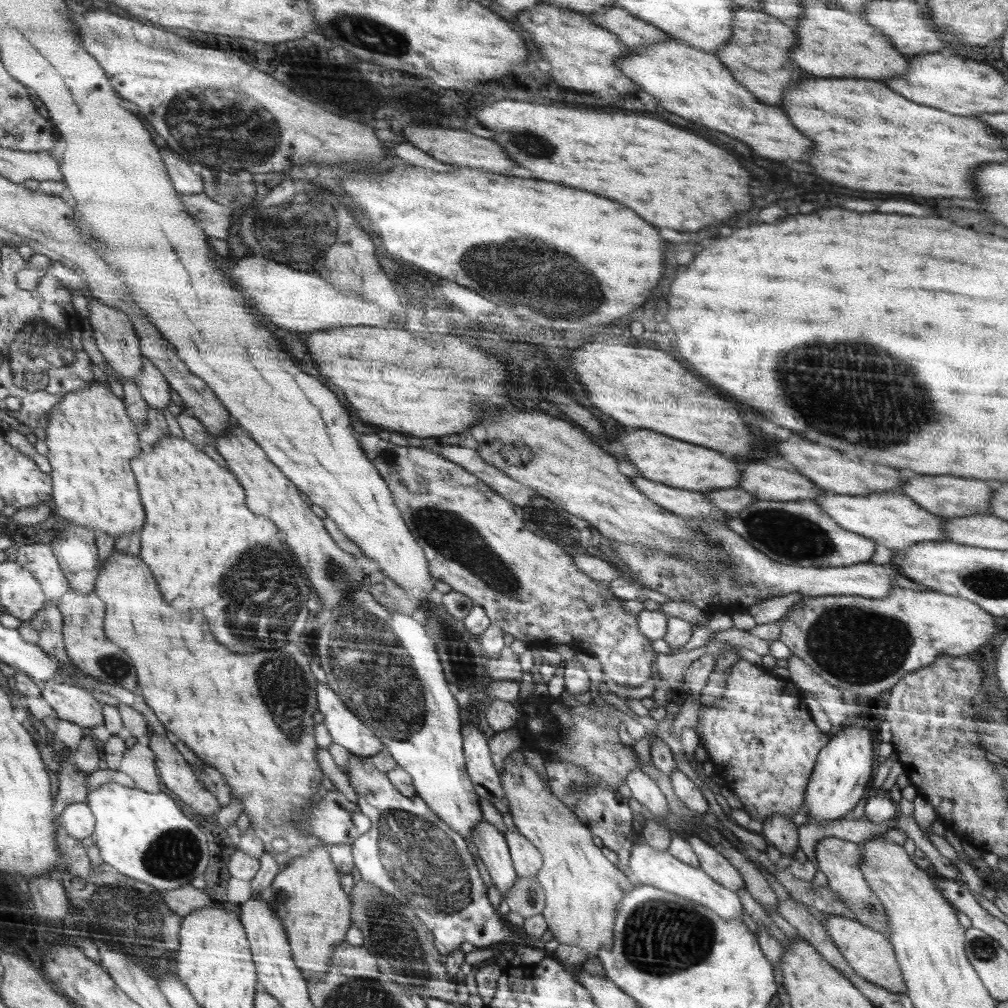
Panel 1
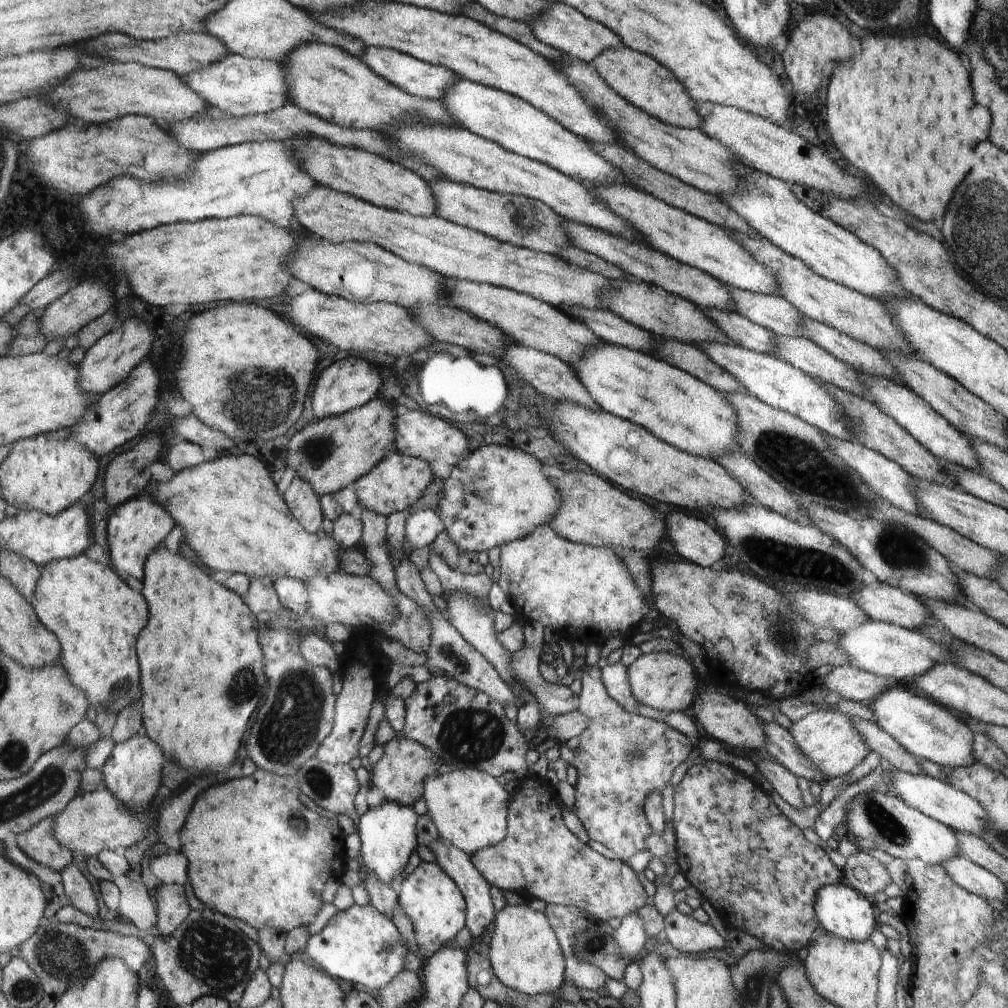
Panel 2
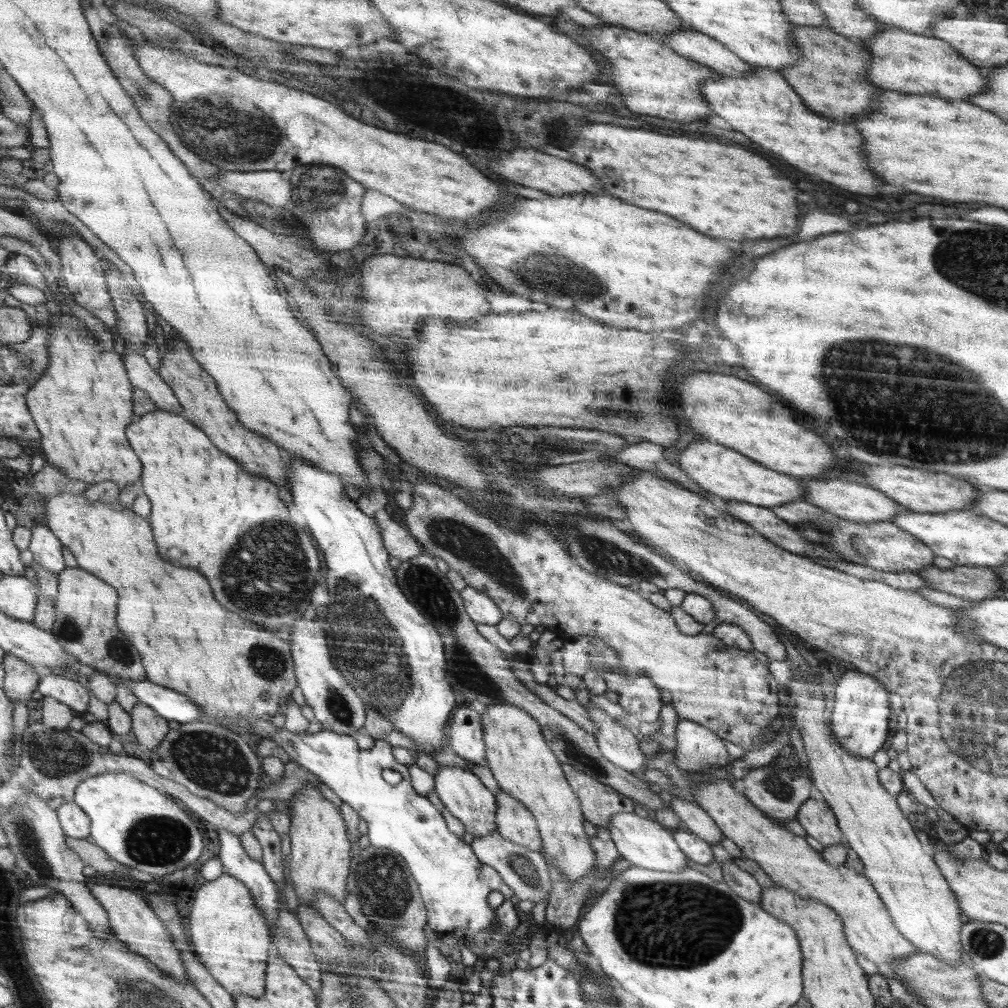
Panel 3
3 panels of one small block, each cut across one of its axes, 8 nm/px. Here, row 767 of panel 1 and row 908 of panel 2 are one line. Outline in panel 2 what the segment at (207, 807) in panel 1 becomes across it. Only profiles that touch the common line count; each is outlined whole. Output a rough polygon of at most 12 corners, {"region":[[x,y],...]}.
{"region":[[162,884],[159,930],[172,936],[190,916],[186,890]]}

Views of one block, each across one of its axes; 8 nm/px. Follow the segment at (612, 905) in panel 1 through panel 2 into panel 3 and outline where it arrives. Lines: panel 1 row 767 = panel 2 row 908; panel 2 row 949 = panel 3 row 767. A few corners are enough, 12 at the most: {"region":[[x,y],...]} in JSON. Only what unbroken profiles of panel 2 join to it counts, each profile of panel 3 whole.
{"region":[[480,714],[485,764],[570,884],[594,868],[579,795],[540,724]]}

